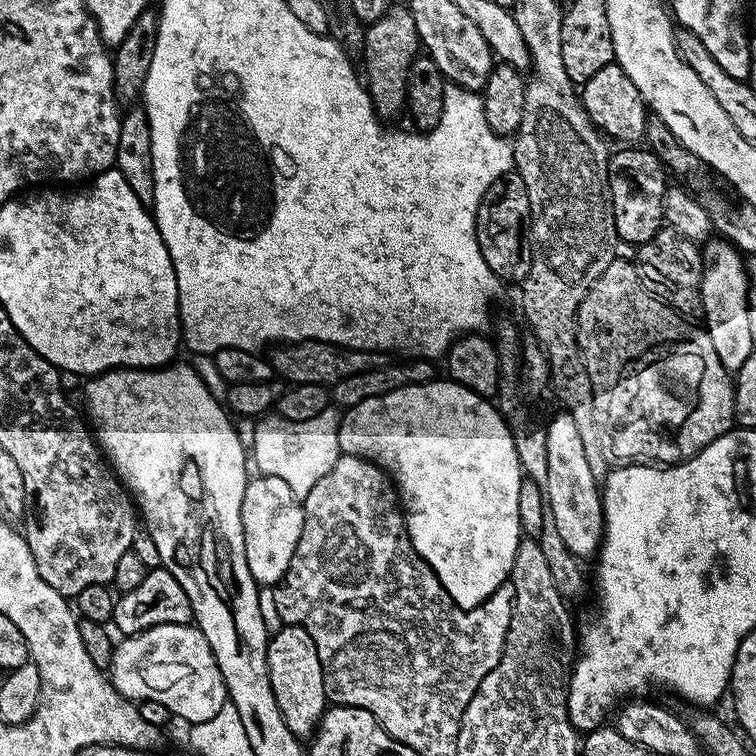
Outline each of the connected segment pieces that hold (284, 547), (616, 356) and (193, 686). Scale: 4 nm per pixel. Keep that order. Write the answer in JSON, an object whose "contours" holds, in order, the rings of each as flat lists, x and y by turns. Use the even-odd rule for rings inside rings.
{"contours":[[[256,474,249,479,242,498,242,530,246,542,246,562,257,585,275,586,284,579,298,538,302,538,304,506,282,478]],[[614,259,610,262,610,266,606,266,606,270,602,270,602,274,594,282,594,286,588,291,586,298,580,303,580,309,576,315,576,337,580,343,580,355,584,358,584,365,590,378,596,429,598,430,598,438,604,447,604,455,616,466,629,464,671,466,679,464,681,460,687,457,697,456,706,446,710,446,710,442,726,435,733,427,736,415,734,410,734,394,736,393,734,376,733,373,724,369,718,354,714,354,714,342,710,342,710,334,699,323,697,323,698,325,691,324,688,321,691,319,685,318,675,308,669,308,663,300,657,300,652,293,645,290,643,284,640,283,637,265,631,259,628,260],[620,348,632,360,620,360]],[[163,624,121,639,112,653,110,679,127,700,162,702,173,717,181,716,189,725,213,718,229,701,210,642,192,624]]]}

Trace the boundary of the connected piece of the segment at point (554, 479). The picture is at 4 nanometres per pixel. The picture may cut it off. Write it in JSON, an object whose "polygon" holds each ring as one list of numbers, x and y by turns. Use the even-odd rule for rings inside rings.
{"polygon":[[563,410,557,413,544,428,548,477,542,487,546,497,546,512,554,518,554,526,562,542,566,542,566,550,570,550,570,554,578,558,595,557,604,538,606,500,600,497,600,488,596,485,599,484,598,477,594,470,590,470,590,462,586,462,586,446,582,446,582,434,578,434,574,418]]}

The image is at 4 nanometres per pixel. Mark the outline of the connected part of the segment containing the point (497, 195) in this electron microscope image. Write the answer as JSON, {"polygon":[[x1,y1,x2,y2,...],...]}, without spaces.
{"polygon":[[513,170,499,176,486,190,476,215,476,237,482,250,482,258,486,258,486,266,494,270,501,281,516,280,522,282,532,265,526,258,525,239,526,223,530,217,530,194,526,194,526,182,522,182,519,172]]}

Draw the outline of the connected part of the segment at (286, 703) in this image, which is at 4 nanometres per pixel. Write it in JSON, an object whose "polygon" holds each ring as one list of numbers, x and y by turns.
{"polygon":[[293,624,283,626,270,636,268,641,268,673,282,722,290,726,290,734,308,738,320,725,329,698,324,693,324,675,314,638]]}

